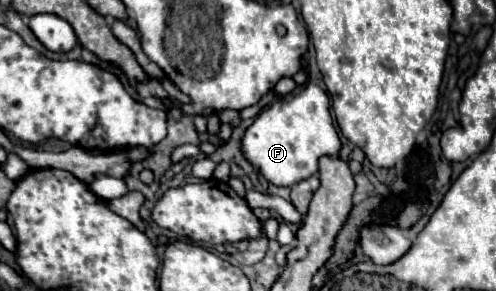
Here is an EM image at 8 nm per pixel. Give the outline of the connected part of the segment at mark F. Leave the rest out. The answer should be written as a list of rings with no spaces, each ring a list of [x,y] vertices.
[[[306,84],[298,92],[292,92],[290,96],[276,102],[276,106],[272,104],[266,110],[262,110],[242,136],[242,156],[254,168],[258,168],[258,172],[274,186],[294,186],[296,182],[316,174],[318,172],[318,158],[324,154],[338,156],[340,146],[342,144],[340,144],[338,132],[336,132],[332,116],[330,116],[330,100],[328,100],[326,92],[316,84]]]

